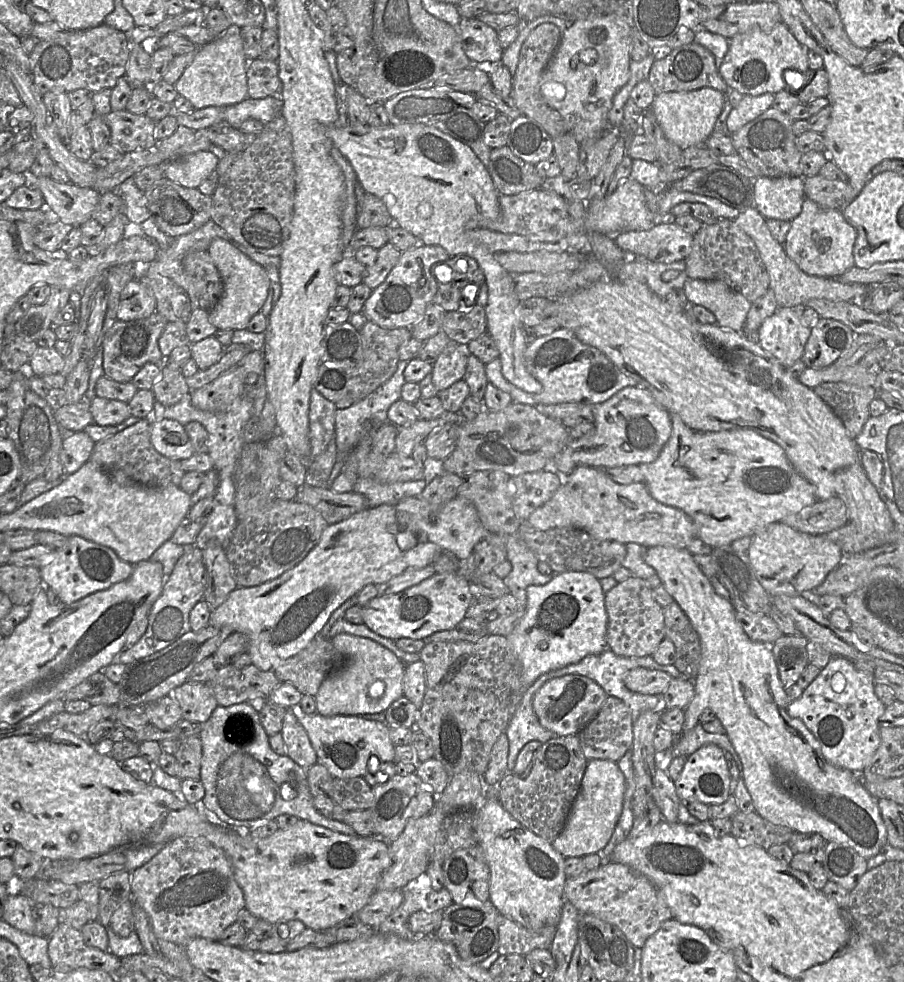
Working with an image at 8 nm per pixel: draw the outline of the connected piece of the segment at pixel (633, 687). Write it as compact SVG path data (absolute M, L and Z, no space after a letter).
M644 667L631 669L624 674L624 683L629 690L650 695L662 695L672 679L668 673Z

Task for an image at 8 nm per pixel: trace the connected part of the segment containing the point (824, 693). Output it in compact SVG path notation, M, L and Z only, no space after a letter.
M832 656L801 696L788 706L789 715L804 723L830 764L860 776L879 747L878 721L886 708L876 696L874 685L871 673L857 669L845 657Z

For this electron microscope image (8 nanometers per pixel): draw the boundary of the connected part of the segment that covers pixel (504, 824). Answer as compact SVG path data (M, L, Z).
M497 798L484 799L478 810L478 841L490 870L489 900L497 911L529 928L558 925L567 876L564 857L544 838L514 819Z

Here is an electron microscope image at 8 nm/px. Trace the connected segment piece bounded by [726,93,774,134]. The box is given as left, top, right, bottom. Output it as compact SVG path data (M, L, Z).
M764 93L757 96L744 95L742 100L729 113L726 124L730 134L738 131L773 105L774 94Z

